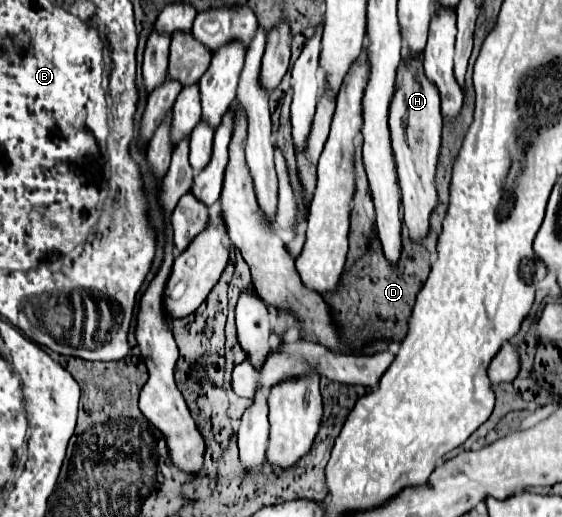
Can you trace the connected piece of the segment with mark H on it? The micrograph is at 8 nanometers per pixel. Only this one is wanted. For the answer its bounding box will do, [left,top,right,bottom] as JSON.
[389,59,441,241]

